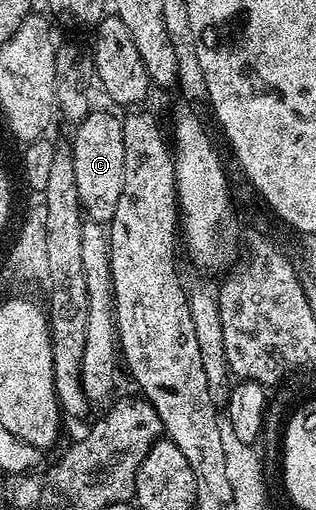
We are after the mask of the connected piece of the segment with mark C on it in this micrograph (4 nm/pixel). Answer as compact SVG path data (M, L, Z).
M92 109L90 114L85 116L85 120L81 120L75 127L75 139L69 142L71 155L73 156L73 172L77 172L77 196L79 197L80 207L85 208L85 214L90 221L100 224L110 223L113 212L117 212L117 200L121 197L121 184L125 184L125 144L121 137L121 128L123 127L123 118L120 115L110 114L107 110Z

